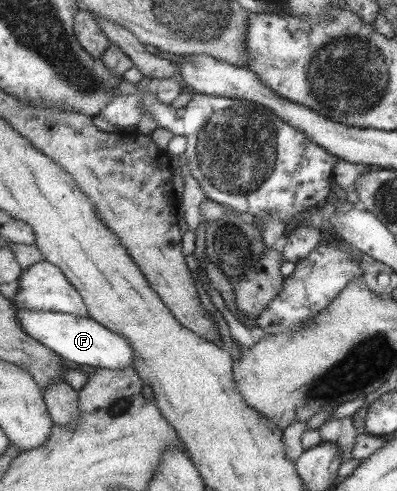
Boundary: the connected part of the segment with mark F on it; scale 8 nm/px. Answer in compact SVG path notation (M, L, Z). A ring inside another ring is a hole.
M18 307L18 320L22 330L30 338L77 365L111 370L130 366L133 362L132 350L130 345L126 344L126 340L122 340L122 337L110 332L110 329L102 327L90 317L77 317L71 314L52 313L52 311L28 311Z

